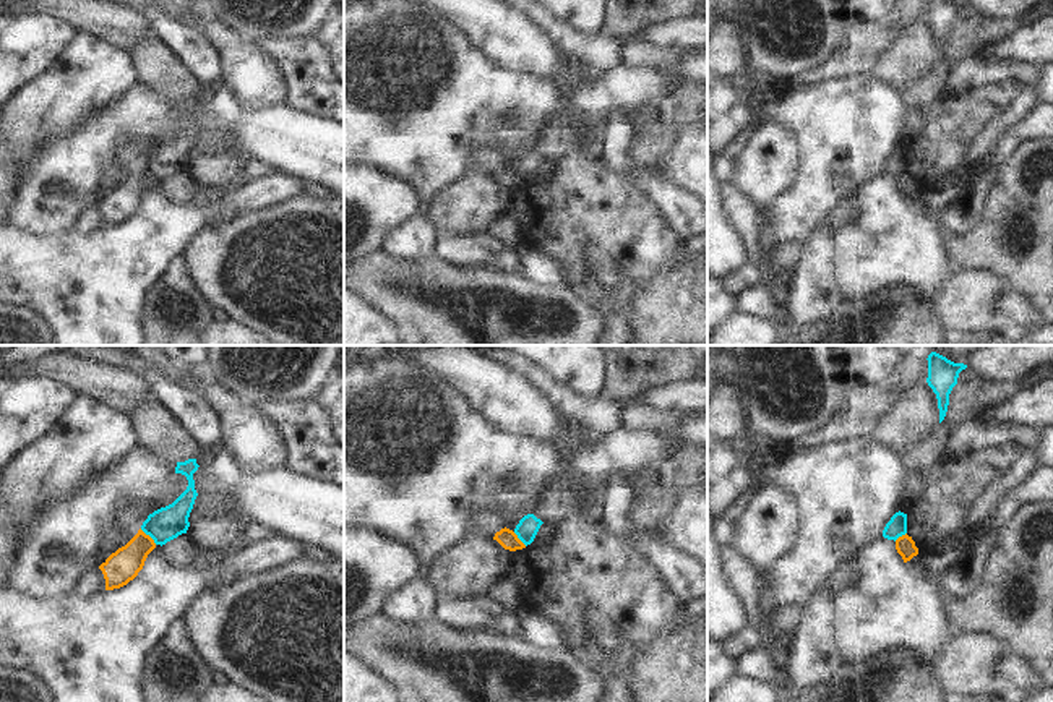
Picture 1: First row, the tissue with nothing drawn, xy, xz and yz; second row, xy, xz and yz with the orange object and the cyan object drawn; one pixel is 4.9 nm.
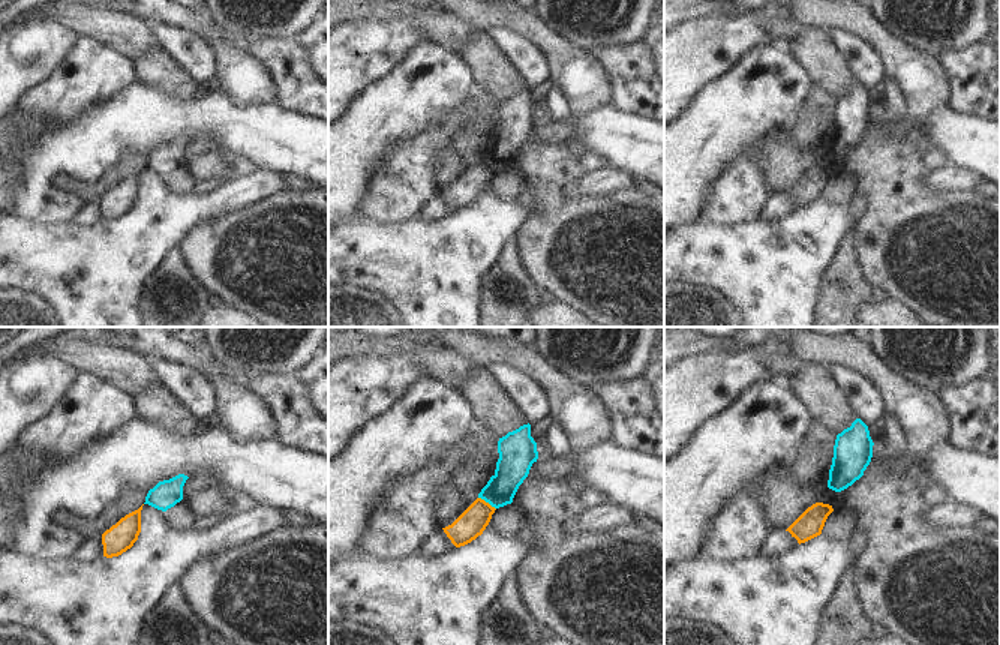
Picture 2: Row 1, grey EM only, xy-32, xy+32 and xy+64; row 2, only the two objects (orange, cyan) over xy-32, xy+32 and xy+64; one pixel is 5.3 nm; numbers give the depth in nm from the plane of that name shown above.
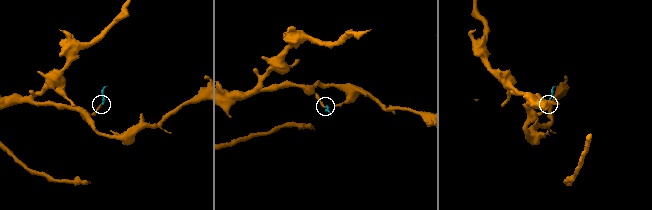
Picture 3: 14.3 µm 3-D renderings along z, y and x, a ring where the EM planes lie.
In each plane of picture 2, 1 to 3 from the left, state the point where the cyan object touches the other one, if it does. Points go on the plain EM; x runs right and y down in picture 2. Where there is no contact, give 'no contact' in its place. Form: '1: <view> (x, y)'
1: no contact
2: xy+32 (488, 167)
3: no contact

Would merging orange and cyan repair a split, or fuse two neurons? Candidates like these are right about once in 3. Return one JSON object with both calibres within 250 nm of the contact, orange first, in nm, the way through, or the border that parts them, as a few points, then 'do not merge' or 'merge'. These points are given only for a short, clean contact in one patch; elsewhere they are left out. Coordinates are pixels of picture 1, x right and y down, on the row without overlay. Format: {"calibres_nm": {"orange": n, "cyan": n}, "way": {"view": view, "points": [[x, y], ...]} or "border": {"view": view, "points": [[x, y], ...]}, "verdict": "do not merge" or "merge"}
{"calibres_nm": {"orange": 160, "cyan": 160}, "border": {"view": "xy", "points": [[140, 166], [156, 180]]}, "verdict": "do not merge"}

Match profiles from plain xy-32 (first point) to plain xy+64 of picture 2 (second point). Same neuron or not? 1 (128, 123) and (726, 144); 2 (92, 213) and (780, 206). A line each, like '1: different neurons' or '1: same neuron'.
1: different neurons
2: same neuron

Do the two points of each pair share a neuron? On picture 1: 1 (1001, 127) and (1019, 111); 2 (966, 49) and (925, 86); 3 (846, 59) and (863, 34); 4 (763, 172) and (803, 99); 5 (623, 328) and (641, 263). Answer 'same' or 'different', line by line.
1: same
2: same
3: same
4: different
5: same

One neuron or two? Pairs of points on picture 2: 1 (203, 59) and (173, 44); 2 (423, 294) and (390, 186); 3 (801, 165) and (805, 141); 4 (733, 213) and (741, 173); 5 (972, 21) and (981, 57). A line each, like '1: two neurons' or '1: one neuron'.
1: one neuron
2: two neurons
3: two neurons
4: one neuron
5: two neurons

